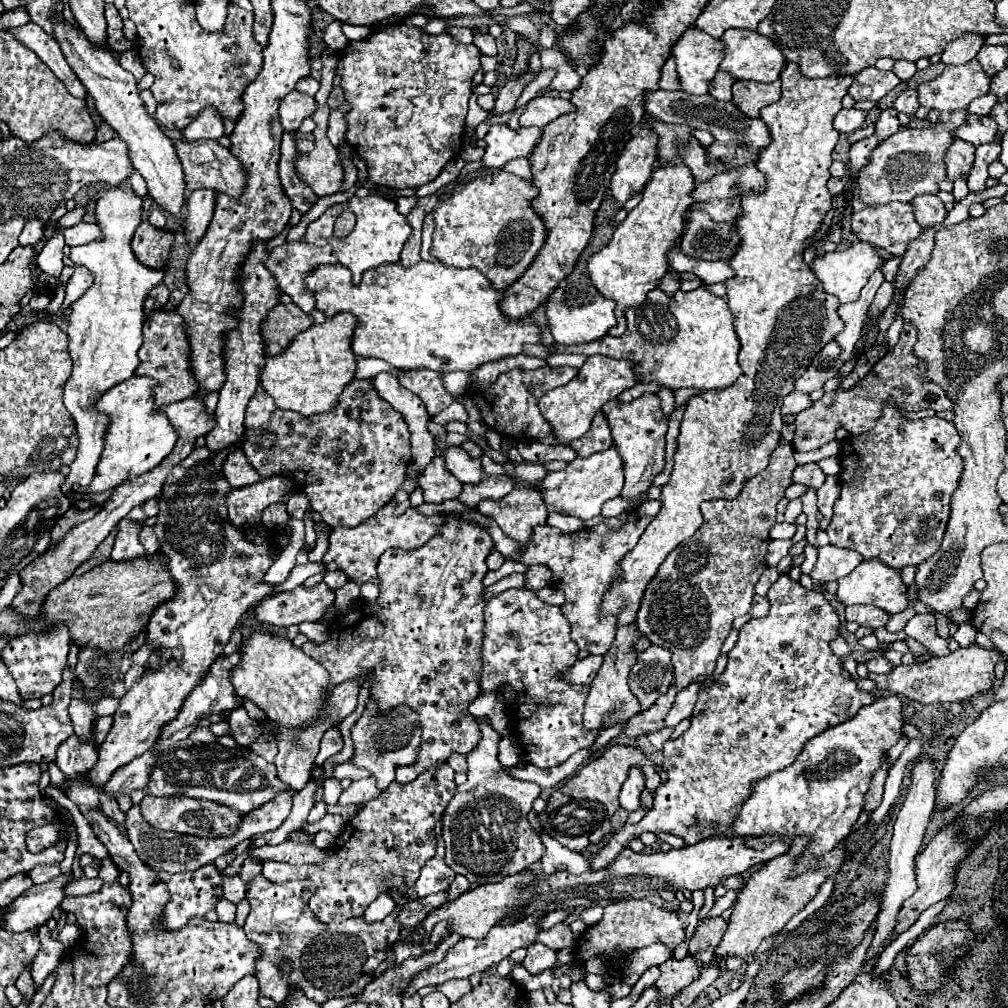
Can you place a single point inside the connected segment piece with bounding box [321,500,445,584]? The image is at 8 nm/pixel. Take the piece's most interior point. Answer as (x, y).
(354, 551)

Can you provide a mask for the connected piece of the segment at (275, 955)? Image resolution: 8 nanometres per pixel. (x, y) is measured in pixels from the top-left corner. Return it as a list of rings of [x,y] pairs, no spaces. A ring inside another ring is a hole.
[[[263,874],[255,876],[247,890],[251,912],[243,930],[249,940],[261,946],[263,952],[255,976],[261,984],[261,996],[269,996],[277,1004],[285,1002],[293,990],[301,990],[317,1004],[331,998],[359,996],[375,978],[375,970],[387,958],[391,944],[399,938],[401,924],[397,922],[397,916],[401,914],[401,906],[381,922],[369,924],[365,918],[355,918],[353,922],[327,926],[309,910],[309,898],[315,890],[317,888],[311,880],[273,884],[265,880]],[[283,962],[291,964],[289,972],[281,970]]]

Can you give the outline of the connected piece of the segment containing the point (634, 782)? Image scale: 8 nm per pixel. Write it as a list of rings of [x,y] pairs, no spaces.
[[[633,768],[629,772],[627,782],[621,786],[621,792],[619,792],[619,804],[621,804],[621,808],[625,808],[627,812],[635,812],[641,806],[639,804],[639,796],[641,796],[643,790],[645,790],[643,772],[639,772],[639,768]]]

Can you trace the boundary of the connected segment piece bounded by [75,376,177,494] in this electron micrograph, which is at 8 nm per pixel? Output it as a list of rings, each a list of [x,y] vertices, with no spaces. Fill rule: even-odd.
[[[133,376],[113,386],[101,396],[97,408],[111,416],[111,426],[107,428],[107,436],[105,436],[105,450],[97,464],[97,474],[93,478],[93,484],[89,484],[87,488],[75,488],[77,492],[101,494],[105,490],[113,490],[115,486],[153,470],[173,450],[177,442],[177,434],[169,418],[153,402],[155,386],[157,380],[149,376]]]

